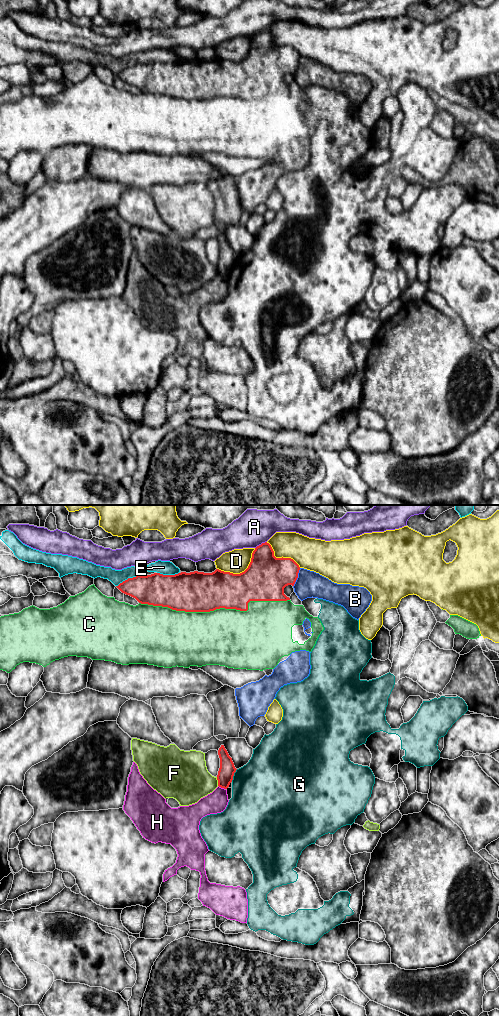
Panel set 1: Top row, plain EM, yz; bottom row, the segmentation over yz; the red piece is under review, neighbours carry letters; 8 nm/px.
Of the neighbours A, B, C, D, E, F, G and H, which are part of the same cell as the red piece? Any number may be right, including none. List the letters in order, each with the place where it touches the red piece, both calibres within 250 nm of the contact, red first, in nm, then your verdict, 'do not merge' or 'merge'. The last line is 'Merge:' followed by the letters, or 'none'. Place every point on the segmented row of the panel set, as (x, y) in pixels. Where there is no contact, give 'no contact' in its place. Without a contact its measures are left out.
A: yz (261, 544) | 320/280 nm | do not merge
B: yz (297, 577) | 340/220 nm | do not merge
C: yz (216, 608) | 320/460 nm | do not merge
D: yz (242, 572) | 340/190 nm | do not merge
E: yz (168, 575) | 320/110 nm | do not merge
F: yz (218, 781) | 130/360 nm | do not merge
G: yz (233, 775) | 130/460 nm | do not merge
H: yz (222, 787) | 130/180 nm | do not merge
Merge: none

